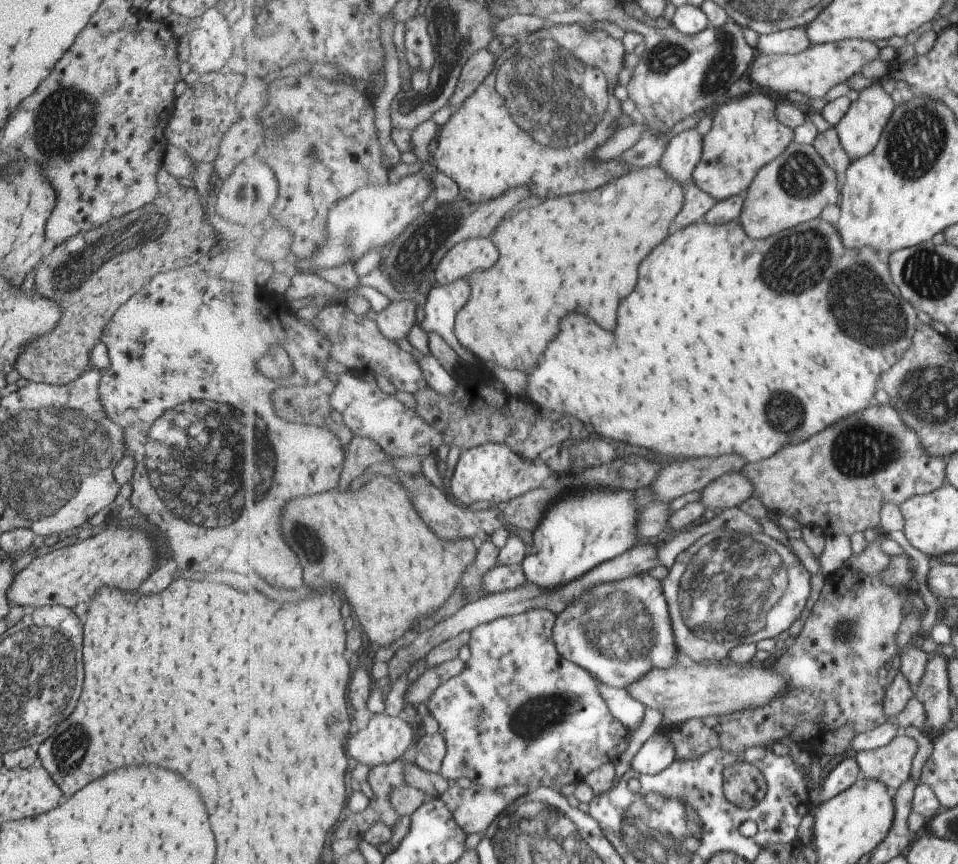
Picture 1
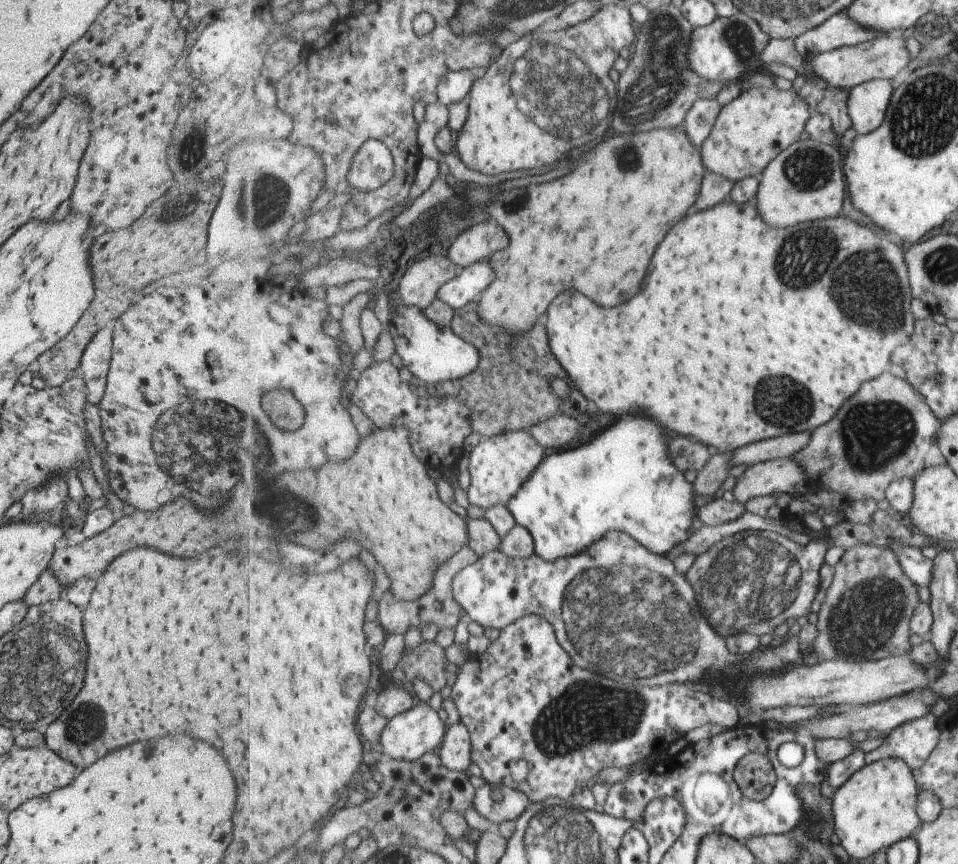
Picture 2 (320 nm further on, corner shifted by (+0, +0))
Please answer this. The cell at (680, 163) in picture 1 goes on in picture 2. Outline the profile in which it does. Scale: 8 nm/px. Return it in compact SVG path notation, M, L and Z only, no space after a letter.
M717 98L699 99L687 118L683 122L684 129L688 132L693 144L702 148L703 143L712 134L713 127L716 126L720 112L723 110Z

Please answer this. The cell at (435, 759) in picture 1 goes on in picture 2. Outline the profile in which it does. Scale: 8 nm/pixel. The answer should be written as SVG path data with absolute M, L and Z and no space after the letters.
M461 722L449 726L444 743L437 750L442 763L454 771L468 772L472 761L472 736L470 728Z

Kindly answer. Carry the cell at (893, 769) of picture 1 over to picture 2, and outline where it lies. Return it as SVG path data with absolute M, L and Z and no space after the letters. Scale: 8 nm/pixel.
M933 712L910 720L887 735L882 745L866 754L866 762L902 758L911 770L919 768L940 742L938 720Z

